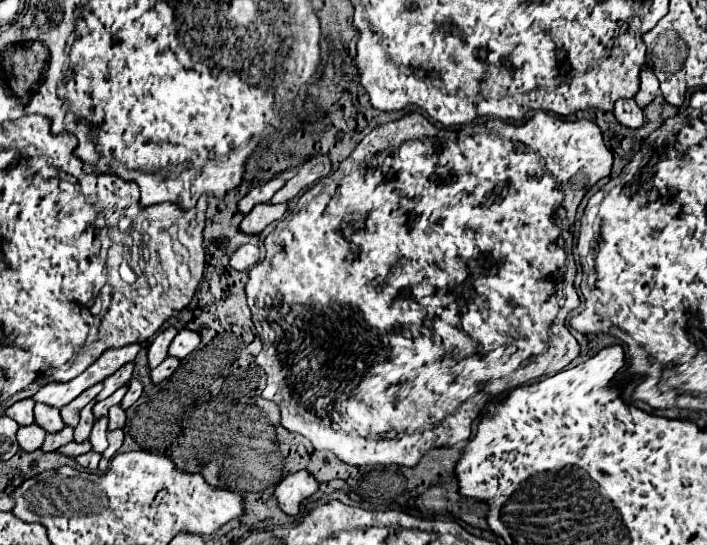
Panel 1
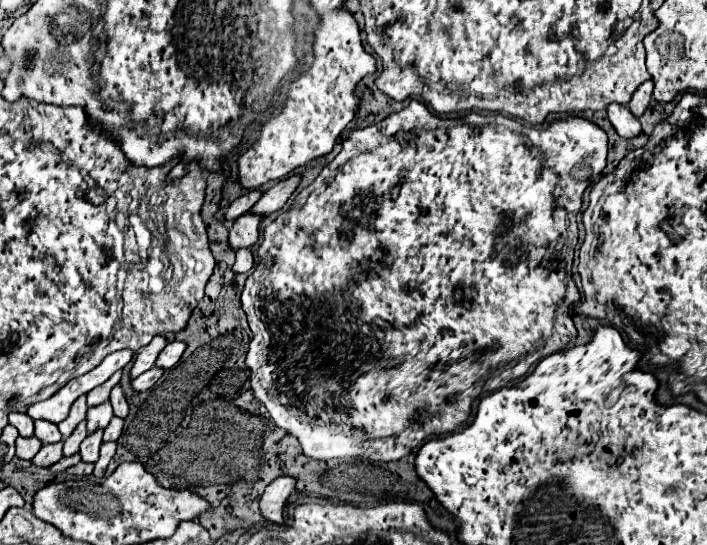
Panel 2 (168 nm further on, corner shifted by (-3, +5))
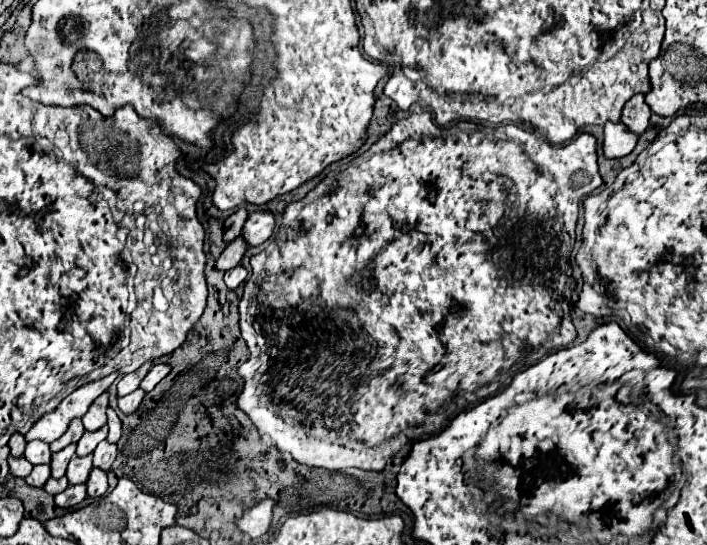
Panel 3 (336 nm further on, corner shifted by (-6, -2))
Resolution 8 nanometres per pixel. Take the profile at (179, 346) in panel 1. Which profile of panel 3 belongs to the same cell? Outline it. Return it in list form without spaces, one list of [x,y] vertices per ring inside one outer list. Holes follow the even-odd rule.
[[[159,363],[159,365],[153,365],[153,369],[145,375],[145,379],[141,381],[141,389],[145,391],[145,393],[149,393],[165,375],[169,375],[169,371],[171,371],[171,367],[167,365],[167,363]]]

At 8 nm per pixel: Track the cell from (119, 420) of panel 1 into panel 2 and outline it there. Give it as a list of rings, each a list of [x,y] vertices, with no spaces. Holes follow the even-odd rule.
[[[114,416],[114,418],[110,420],[110,424],[106,426],[106,430],[104,430],[104,442],[108,442],[108,440],[118,440],[120,434],[122,434],[122,426],[124,426],[124,420],[118,418],[118,416]]]

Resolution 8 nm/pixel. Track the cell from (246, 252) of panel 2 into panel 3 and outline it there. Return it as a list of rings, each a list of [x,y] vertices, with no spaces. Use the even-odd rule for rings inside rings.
[[[239,265],[239,267],[235,267],[235,269],[231,269],[229,273],[225,273],[225,285],[229,287],[229,289],[237,289],[245,279],[247,279],[247,271]]]

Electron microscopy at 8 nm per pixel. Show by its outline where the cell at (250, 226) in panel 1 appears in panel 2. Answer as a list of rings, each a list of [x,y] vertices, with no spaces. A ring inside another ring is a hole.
[[[246,212],[244,216],[236,218],[230,224],[230,246],[234,250],[254,246],[260,236],[260,222],[262,222],[262,216],[254,212]]]

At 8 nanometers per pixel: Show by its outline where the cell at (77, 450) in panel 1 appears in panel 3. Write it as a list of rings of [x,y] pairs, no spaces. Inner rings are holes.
[[[61,477],[61,479],[49,479],[47,483],[45,483],[45,491],[49,493],[49,495],[57,495],[57,493],[61,493],[63,489],[67,489],[69,487],[69,483],[67,483],[67,479],[65,477]]]

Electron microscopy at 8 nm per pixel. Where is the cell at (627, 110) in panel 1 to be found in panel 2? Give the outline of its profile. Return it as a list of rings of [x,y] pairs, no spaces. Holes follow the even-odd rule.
[[[610,104],[606,112],[608,112],[608,120],[612,122],[612,126],[616,128],[616,132],[622,138],[638,136],[638,132],[642,130],[638,118],[630,112],[630,108],[626,104]]]

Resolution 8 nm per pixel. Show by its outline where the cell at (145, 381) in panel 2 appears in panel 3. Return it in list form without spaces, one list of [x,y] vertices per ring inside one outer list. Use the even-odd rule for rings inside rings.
[[[135,389],[131,395],[119,397],[119,399],[117,399],[117,405],[119,405],[119,409],[121,409],[125,415],[131,415],[131,413],[135,413],[135,411],[139,409],[143,397],[145,397],[145,393],[139,391],[139,389]]]

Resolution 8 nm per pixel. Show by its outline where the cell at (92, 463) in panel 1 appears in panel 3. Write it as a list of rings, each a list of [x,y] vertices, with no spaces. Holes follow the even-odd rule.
[[[75,485],[75,487],[67,487],[63,493],[55,495],[55,505],[63,507],[63,509],[73,509],[77,507],[83,499],[87,497],[87,487],[85,485]]]

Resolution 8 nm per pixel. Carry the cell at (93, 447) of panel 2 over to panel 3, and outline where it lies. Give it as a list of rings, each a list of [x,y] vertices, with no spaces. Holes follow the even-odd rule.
[[[91,455],[87,457],[73,457],[67,465],[67,479],[71,485],[77,485],[77,483],[85,483],[87,481],[87,475],[91,471]]]

